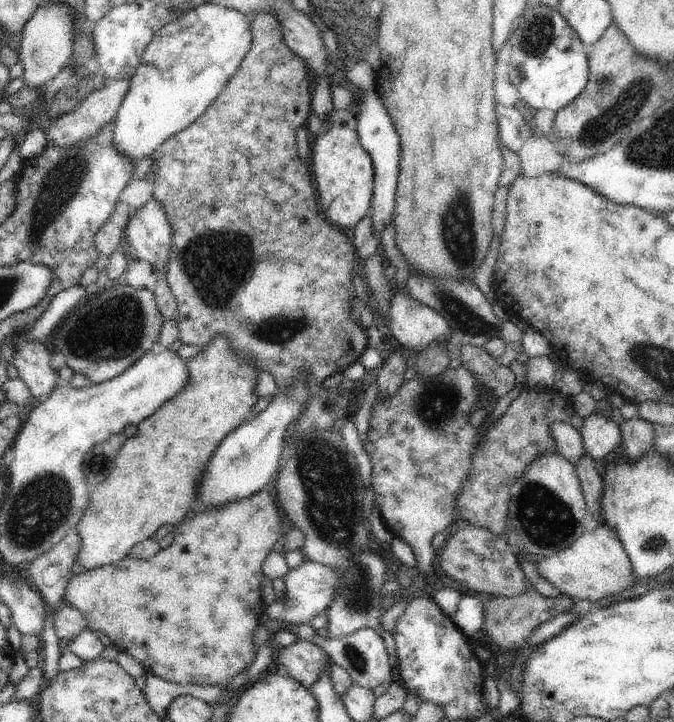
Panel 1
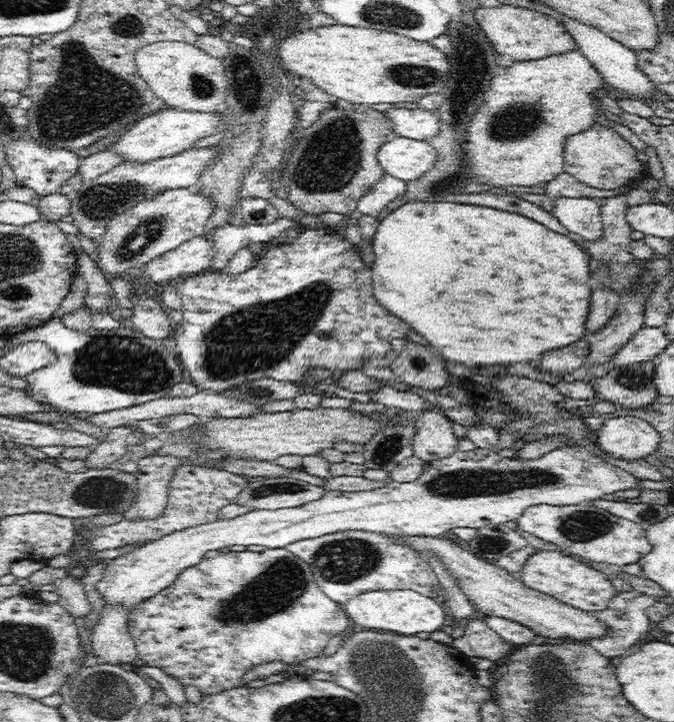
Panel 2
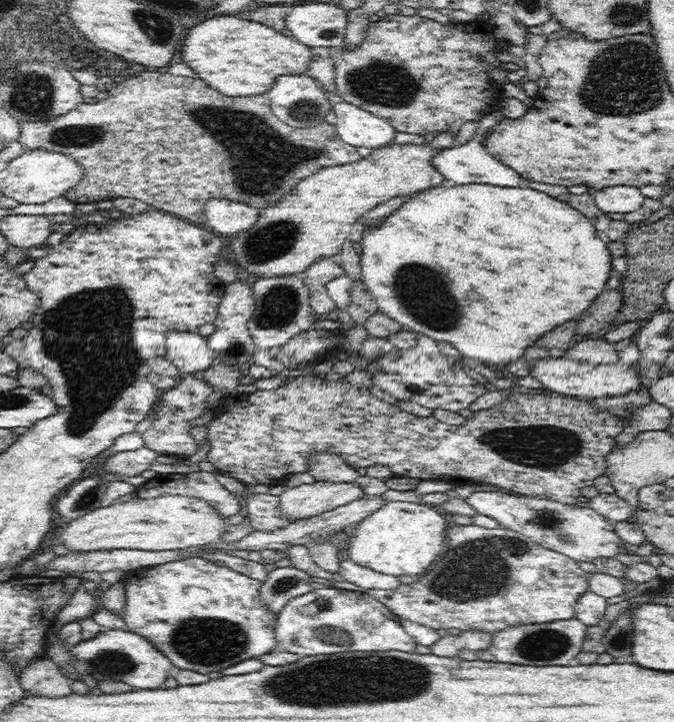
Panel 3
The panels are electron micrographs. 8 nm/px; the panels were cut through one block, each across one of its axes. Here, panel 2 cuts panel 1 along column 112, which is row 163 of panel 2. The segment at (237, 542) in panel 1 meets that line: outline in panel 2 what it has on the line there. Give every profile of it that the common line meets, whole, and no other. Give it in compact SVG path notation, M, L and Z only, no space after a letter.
M594 123L589 129L569 136L564 145L563 161L564 173L602 190L620 188L635 181L639 184L651 176L644 157L619 132L606 124Z

